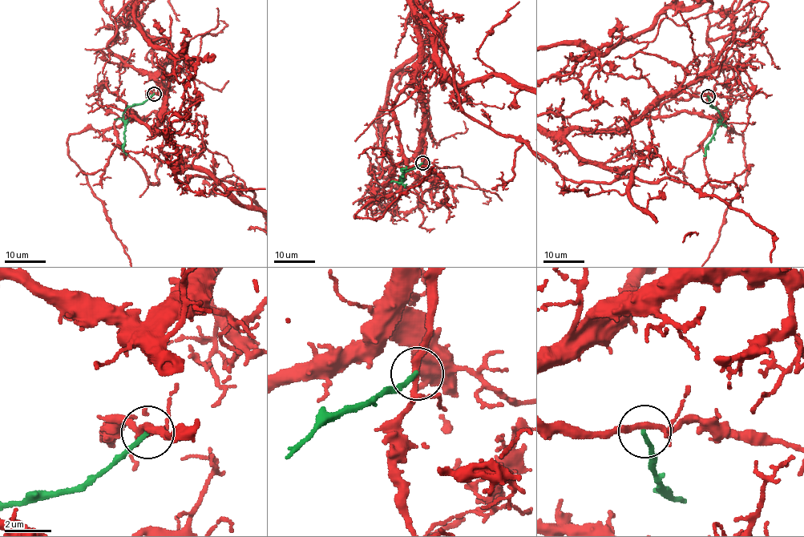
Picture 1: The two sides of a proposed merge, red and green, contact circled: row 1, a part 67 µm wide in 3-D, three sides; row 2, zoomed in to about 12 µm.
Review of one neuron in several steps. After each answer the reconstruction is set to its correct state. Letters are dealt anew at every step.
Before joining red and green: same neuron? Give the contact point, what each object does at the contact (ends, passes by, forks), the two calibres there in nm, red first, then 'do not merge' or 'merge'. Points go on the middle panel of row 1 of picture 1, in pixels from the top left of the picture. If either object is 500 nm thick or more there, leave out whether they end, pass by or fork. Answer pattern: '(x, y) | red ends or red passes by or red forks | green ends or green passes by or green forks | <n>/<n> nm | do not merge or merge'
(422, 163) | red forks | green ends | 220/180 nm | do not merge

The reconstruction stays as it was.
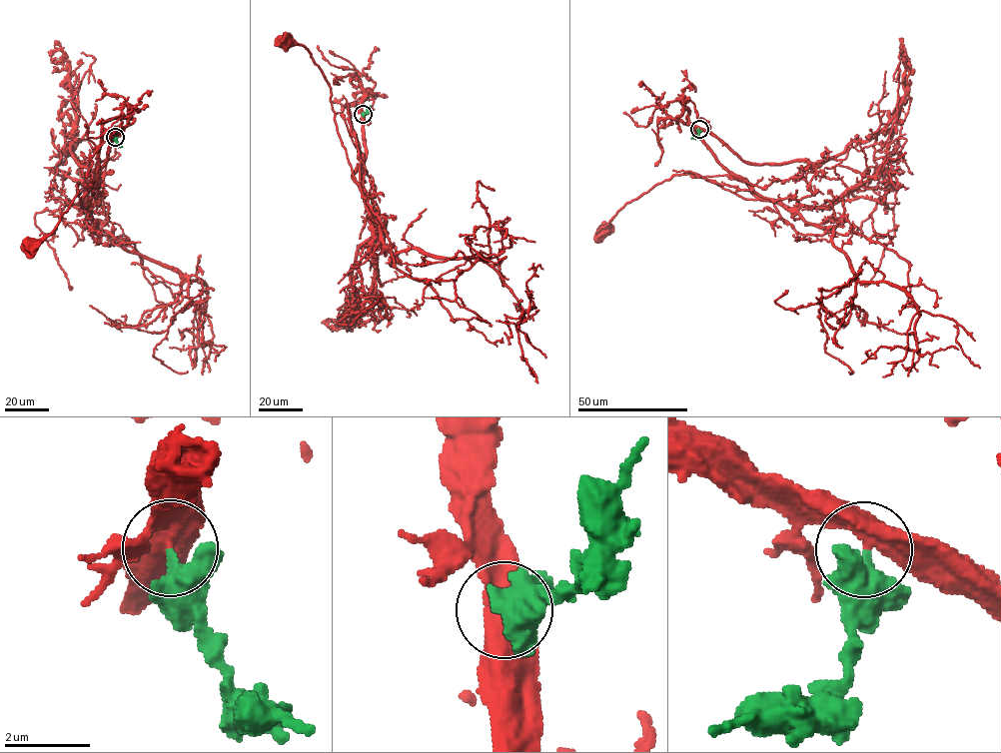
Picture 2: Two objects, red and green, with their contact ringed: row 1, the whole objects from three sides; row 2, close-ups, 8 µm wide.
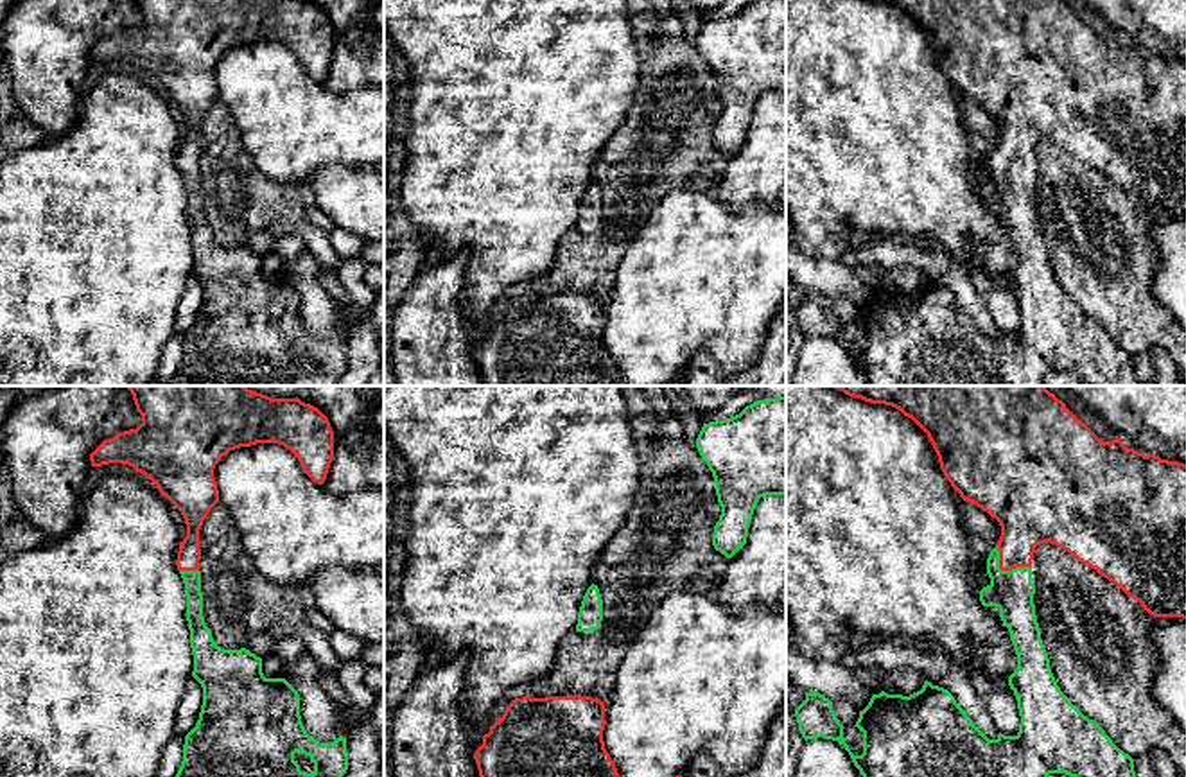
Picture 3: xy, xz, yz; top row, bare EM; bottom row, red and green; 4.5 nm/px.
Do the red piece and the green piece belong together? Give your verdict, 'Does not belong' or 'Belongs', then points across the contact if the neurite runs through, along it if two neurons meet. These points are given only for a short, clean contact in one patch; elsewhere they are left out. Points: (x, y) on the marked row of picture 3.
Belongs. Path across: yz (1027, 519), (1011, 562), (1003, 569), (1011, 576), (1012, 591)

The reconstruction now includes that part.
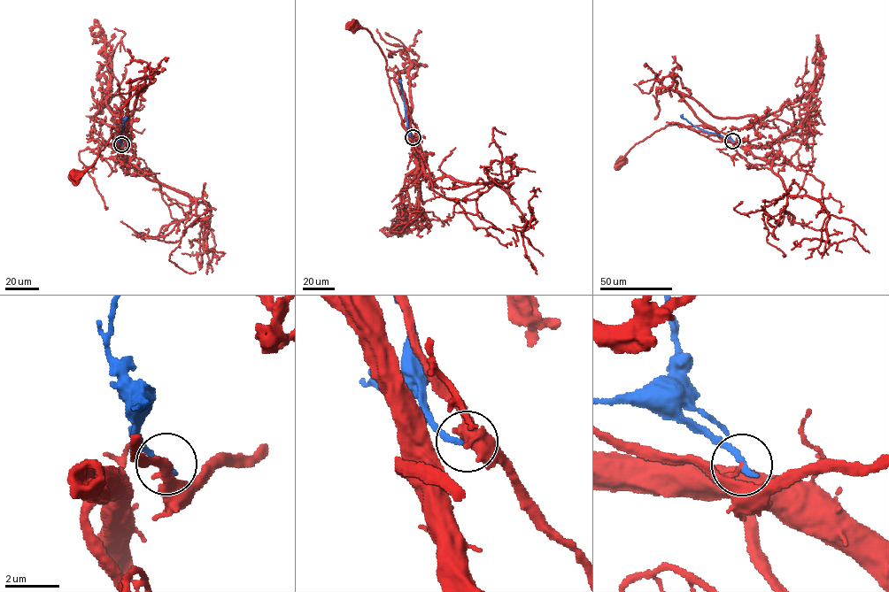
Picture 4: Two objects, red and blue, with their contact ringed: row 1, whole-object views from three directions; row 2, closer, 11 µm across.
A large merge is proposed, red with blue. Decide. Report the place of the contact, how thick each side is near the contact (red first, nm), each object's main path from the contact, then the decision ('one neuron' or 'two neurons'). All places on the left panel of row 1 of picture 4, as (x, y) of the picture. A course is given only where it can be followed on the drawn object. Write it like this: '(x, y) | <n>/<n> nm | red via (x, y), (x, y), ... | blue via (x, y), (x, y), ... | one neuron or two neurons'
(121, 144) | 110/240 nm | red via (122, 144), (129, 142), (119, 151), (114, 146), (111, 129), (111, 137), (91, 166), (76, 176) | blue via (122, 144), (119, 140), (127, 117) | two neurons

